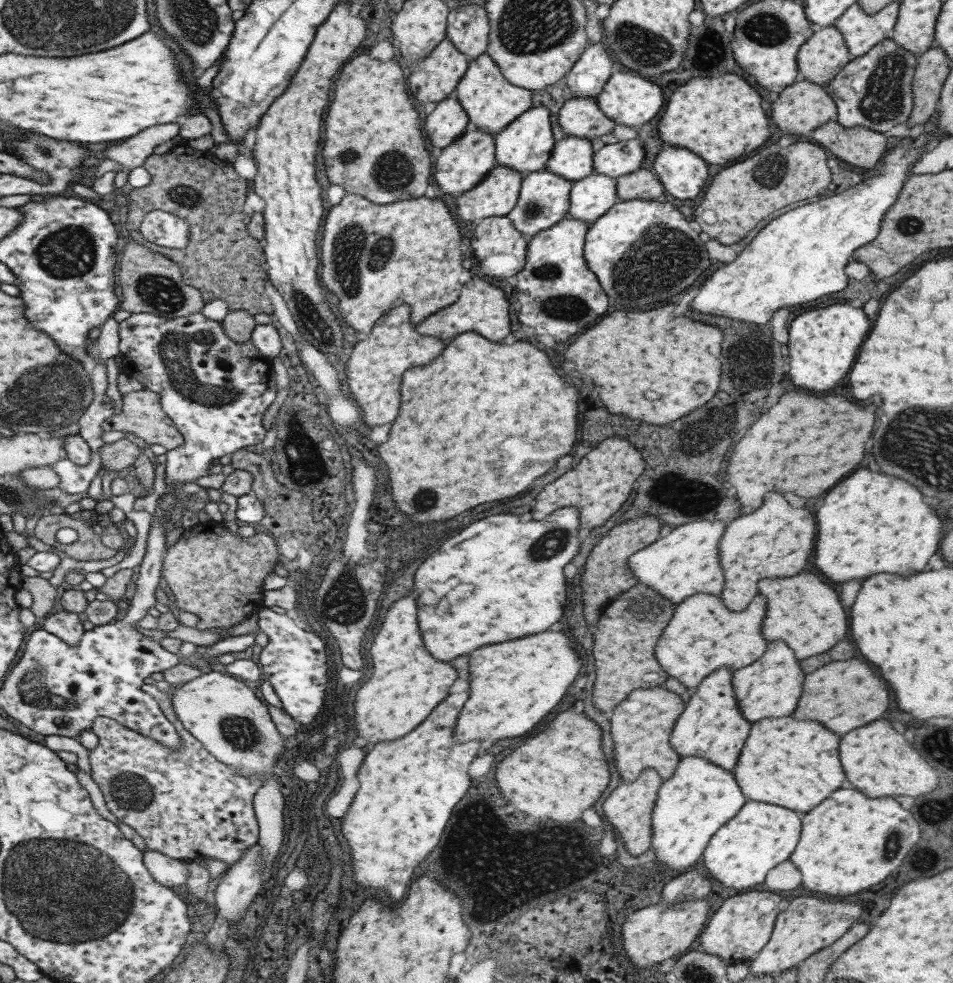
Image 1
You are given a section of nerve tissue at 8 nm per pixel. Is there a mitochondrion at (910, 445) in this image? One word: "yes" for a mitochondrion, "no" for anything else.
yes

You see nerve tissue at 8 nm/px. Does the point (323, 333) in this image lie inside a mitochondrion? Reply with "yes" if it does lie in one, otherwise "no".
yes

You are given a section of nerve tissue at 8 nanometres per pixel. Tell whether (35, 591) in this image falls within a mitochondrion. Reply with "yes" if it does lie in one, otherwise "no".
no

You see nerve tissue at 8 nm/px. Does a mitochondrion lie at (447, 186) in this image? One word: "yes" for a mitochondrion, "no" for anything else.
no

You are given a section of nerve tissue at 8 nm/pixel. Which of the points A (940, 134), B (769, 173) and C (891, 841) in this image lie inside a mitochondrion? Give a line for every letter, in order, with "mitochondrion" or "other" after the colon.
A: other
B: mitochondrion
C: mitochondrion

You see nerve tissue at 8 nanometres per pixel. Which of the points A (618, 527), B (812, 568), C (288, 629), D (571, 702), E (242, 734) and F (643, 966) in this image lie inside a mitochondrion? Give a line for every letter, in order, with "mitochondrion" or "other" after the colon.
A: other
B: other
C: other
D: other
E: mitochondrion
F: other

